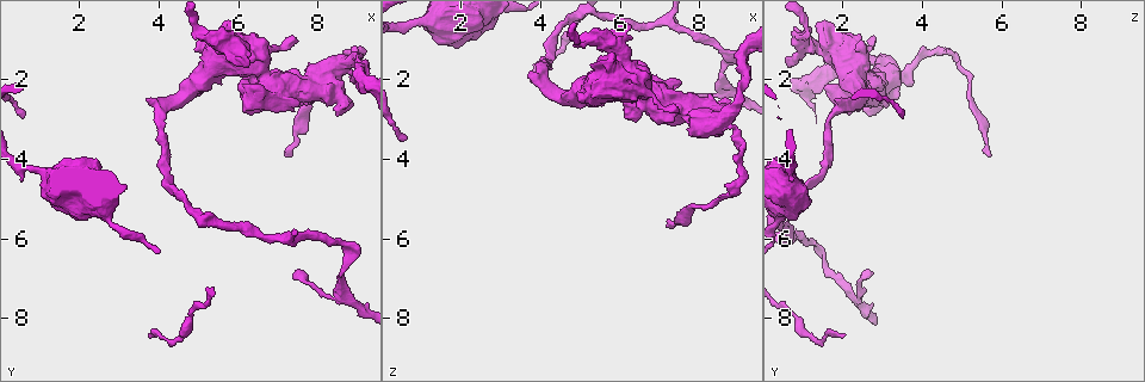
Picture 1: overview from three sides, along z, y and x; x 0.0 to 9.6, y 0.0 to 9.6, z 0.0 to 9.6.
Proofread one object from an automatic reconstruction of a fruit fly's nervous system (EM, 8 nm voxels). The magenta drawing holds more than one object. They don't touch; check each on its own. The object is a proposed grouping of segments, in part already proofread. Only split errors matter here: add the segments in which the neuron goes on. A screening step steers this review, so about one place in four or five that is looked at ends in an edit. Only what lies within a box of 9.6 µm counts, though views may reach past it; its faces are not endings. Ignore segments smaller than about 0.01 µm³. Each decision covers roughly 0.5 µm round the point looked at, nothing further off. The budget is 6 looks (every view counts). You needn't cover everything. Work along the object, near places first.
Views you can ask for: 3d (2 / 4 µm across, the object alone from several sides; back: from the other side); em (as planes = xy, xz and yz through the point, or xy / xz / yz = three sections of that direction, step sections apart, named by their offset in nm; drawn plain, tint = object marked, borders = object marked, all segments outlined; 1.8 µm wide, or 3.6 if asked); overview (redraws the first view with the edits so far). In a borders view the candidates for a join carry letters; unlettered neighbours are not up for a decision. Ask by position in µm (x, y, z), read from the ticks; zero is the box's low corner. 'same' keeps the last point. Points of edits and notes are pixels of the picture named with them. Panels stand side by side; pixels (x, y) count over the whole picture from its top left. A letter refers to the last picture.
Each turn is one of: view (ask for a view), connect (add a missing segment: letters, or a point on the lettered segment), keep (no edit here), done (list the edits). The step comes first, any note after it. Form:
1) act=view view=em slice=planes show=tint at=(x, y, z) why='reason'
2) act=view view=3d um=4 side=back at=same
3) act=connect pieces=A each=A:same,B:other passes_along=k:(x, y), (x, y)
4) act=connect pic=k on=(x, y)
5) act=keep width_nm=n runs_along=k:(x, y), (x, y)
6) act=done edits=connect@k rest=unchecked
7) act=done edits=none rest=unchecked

act=view view=3d um=4 at=(5.40, 1.00, 0.95) why='thick turns thin'

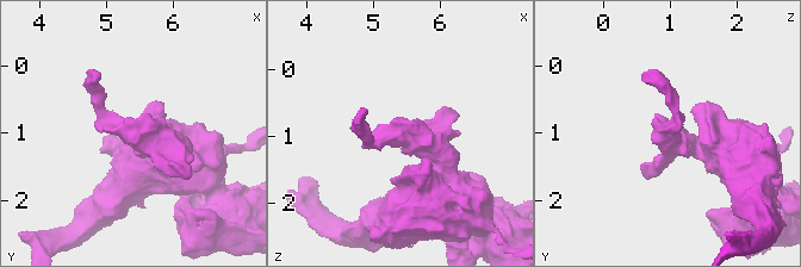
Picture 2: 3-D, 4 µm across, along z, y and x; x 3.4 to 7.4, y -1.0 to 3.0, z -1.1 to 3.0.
act=view view=em slice=planes show=tint at=(5.45, 1.00, 1.00) arm_widths_nm=180,360 why='shape alone is not enough'

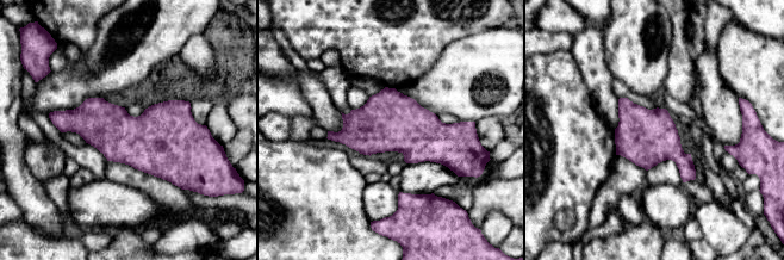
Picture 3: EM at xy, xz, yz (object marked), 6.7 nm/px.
act=view view=em slice=planes show=borders at=same

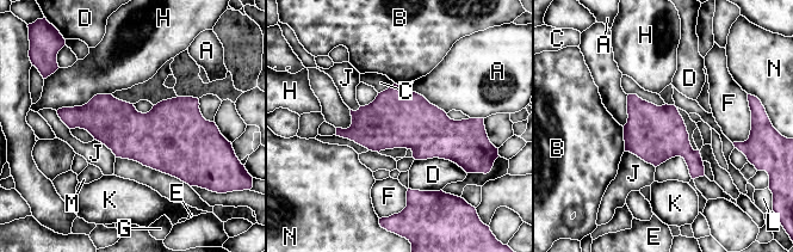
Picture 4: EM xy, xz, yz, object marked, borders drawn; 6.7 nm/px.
act=keep longest_contact=H:400nm each=A:other,B:other,C:other,D:other,E:other,F:other,G:other,H:other,J:other,K:other,L:other,M:other,N:other border=4:(732, 143), (735, 147) found='no lettered segment goes on from it'

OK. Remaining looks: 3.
act=view view=3d um=2 at=(7.50, 6.85, 2.70) why='thin end'

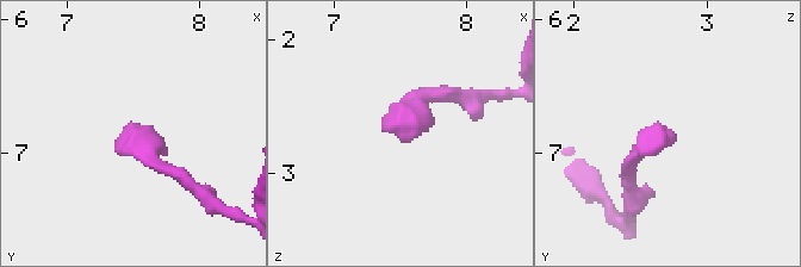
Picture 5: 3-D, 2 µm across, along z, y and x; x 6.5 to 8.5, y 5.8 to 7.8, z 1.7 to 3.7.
act=view view=em um=3.6 slice=planes show=borders at=(7.50, 6.84, 2.76)

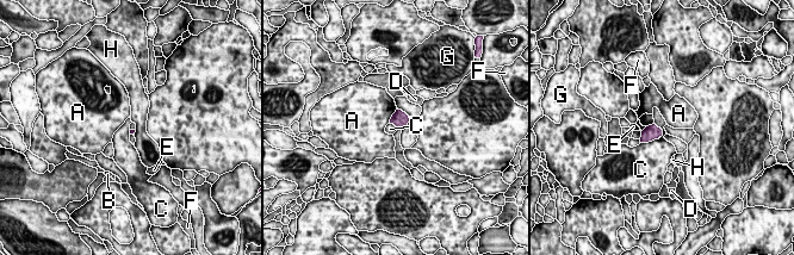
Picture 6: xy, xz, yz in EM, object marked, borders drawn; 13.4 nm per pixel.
act=keep longest_contact=E:260nm each=A:other,B:other,C:other,D:other,E:other,F:other,G:other,H:other border=6:(657, 138), (640, 143) found='none of them fits'

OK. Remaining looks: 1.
act=view view=em um=3.6 slice=planes show=borders at=(4.55, 8.45, 1.15)

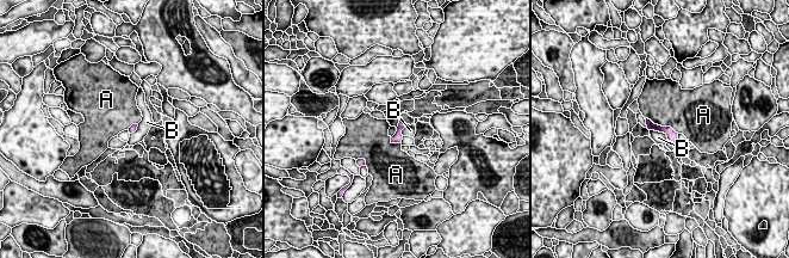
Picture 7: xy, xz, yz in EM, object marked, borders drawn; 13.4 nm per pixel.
act=keep each=A:other,B:other runs_along=7:(648, 122), (675, 137) found='none of them fits'

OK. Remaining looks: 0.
act=done edits=none rest=unchecked

